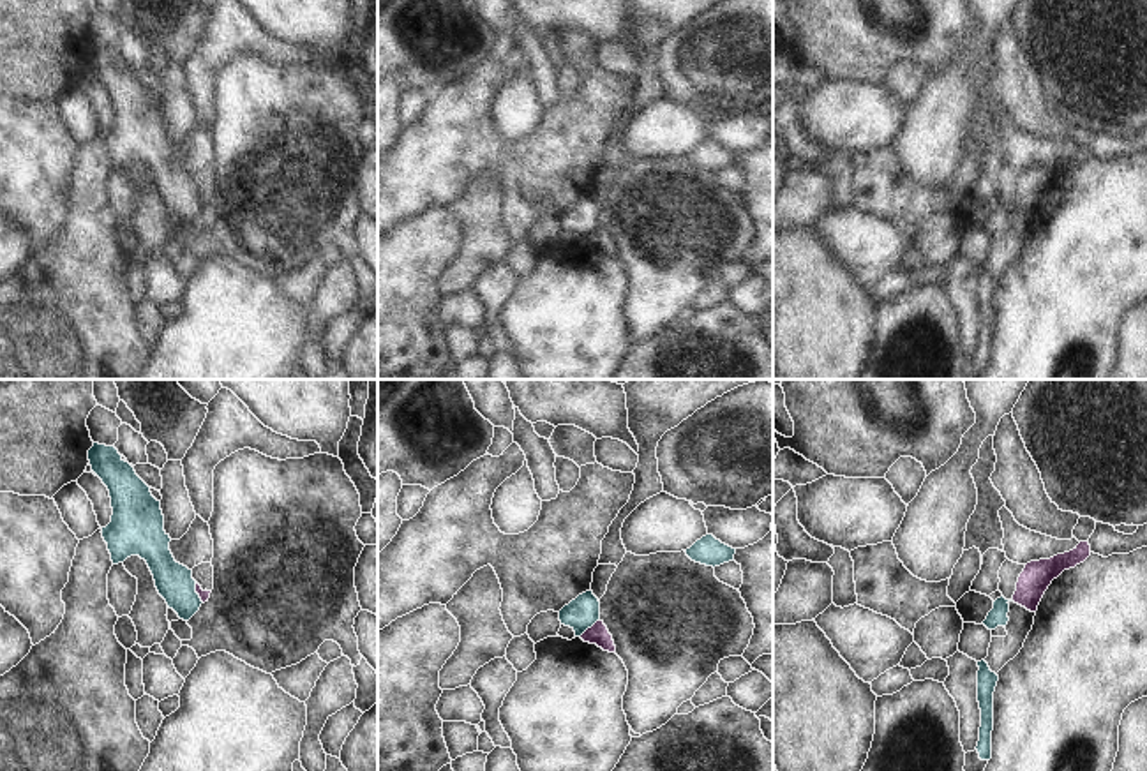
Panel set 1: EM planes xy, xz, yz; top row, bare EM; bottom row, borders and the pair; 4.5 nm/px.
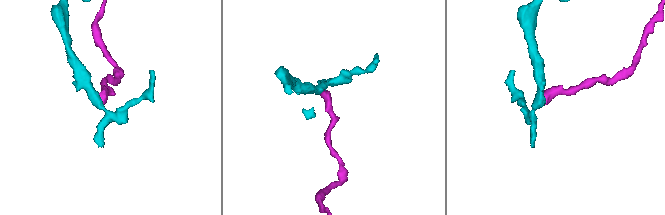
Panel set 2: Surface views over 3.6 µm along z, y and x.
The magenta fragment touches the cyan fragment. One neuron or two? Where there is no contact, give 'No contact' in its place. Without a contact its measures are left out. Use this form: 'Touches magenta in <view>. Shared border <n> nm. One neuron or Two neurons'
Touches magenta in xz. Shared border 130 nm. Two neurons

